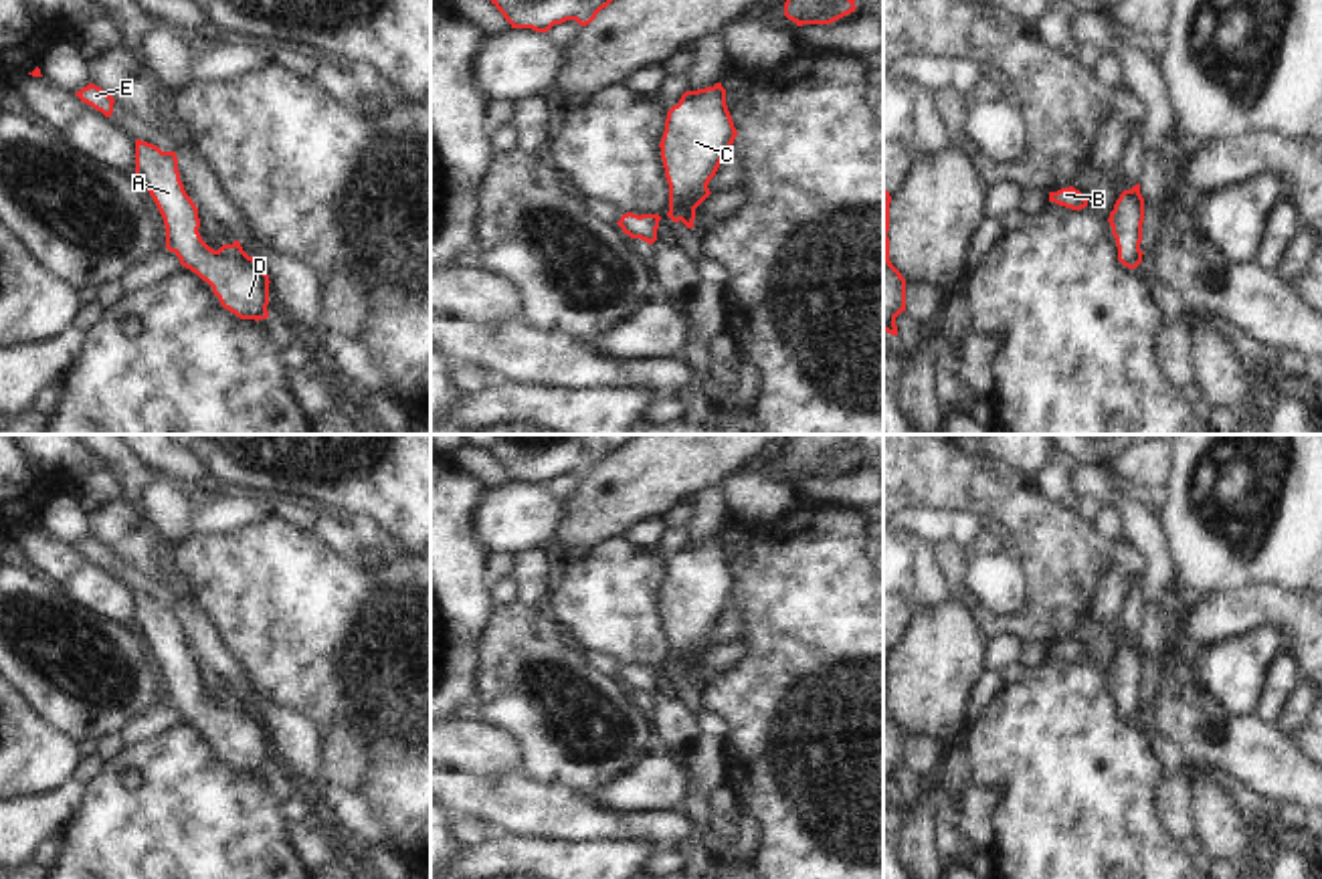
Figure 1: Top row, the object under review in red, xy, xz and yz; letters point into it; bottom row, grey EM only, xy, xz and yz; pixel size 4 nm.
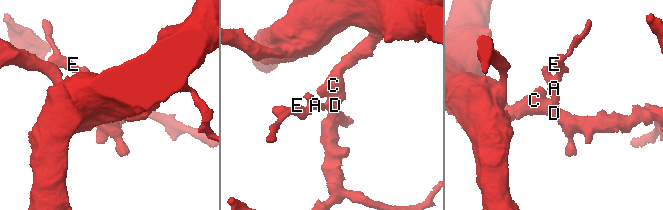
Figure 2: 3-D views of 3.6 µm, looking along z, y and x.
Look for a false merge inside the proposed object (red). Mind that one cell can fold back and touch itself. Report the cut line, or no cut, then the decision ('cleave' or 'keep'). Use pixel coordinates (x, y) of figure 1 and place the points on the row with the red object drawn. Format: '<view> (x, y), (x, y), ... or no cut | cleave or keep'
no cut | keep

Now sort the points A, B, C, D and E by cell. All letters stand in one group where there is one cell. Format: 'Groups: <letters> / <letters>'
Groups: A B C D E

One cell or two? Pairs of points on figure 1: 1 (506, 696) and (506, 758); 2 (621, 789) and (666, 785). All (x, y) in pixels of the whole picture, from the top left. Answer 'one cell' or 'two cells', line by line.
1: two cells
2: one cell

